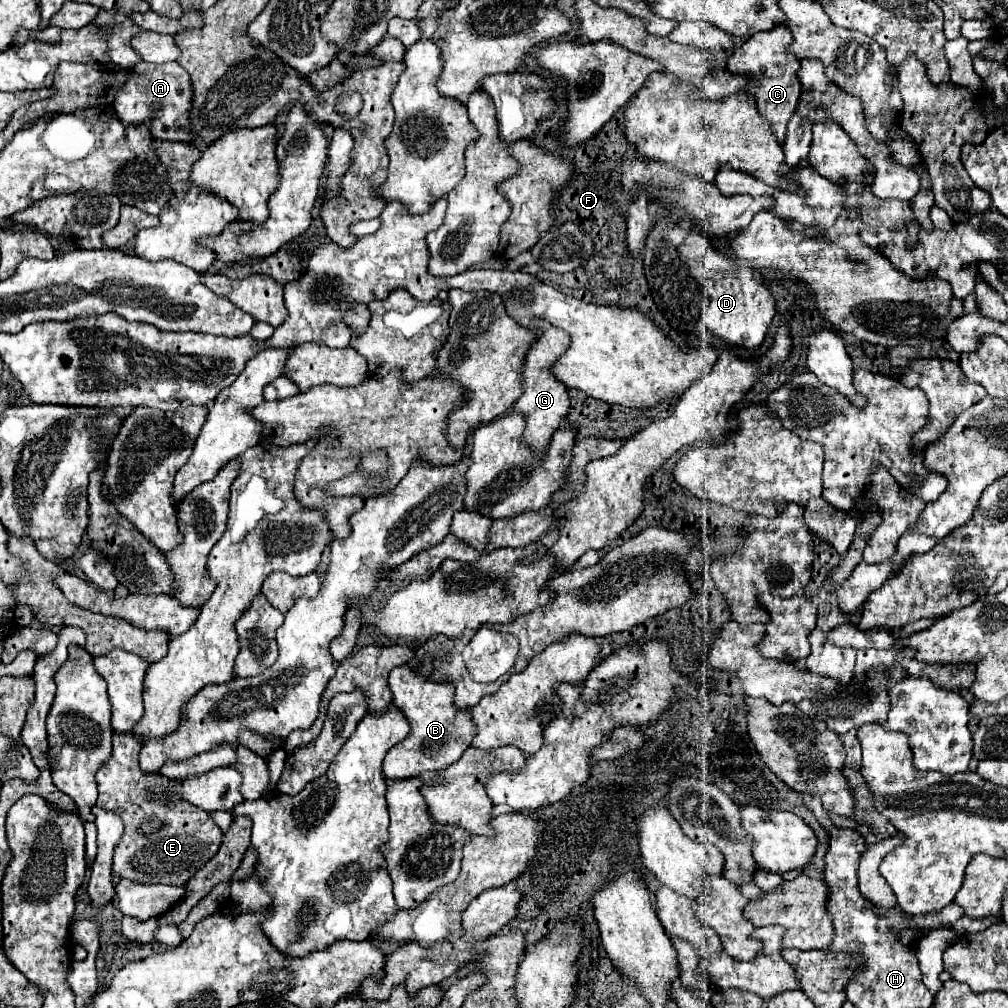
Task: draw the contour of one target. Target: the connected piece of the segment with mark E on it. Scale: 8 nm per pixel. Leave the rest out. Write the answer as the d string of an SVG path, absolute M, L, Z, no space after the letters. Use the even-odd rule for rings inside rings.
M114 734L112 746L114 746L114 750L112 750L110 760L106 764L102 764L96 774L98 792L100 792L96 806L118 814L124 822L124 838L118 842L118 846L114 850L114 874L118 878L128 878L138 884L170 884L170 886L186 884L208 860L212 860L216 856L216 852L222 844L220 828L212 822L212 818L204 810L172 796L170 794L170 786L172 786L170 778L166 778L162 774L140 772L138 752L140 752L142 744L138 738L134 738L134 734L122 734L122 736ZM152 792L158 792L158 798L152 798ZM144 820L158 820L162 826L160 826L160 830L156 830L152 834L144 834L142 832Z

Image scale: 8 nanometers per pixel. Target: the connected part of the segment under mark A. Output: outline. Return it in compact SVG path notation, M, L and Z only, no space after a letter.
M138 62L126 80L124 87L115 95L113 108L118 120L126 126L130 124L148 124L148 130L154 140L190 140L190 122L188 114L192 108L192 86L190 76L180 68L178 62L166 64L148 64Z

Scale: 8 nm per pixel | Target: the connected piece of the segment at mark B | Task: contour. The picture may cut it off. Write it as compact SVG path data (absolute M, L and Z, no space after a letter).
M408 666L394 668L388 676L388 686L392 692L394 708L398 708L410 724L410 734L388 750L388 754L382 762L384 778L386 780L414 778L420 772L442 770L444 766L456 762L474 738L474 724L470 720L468 710L458 710L452 704L454 686L424 680Z

